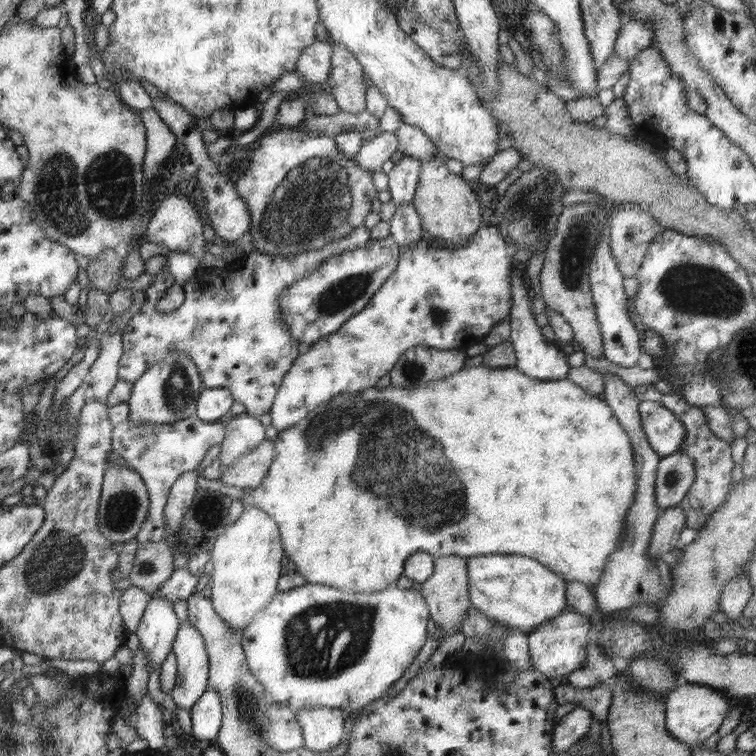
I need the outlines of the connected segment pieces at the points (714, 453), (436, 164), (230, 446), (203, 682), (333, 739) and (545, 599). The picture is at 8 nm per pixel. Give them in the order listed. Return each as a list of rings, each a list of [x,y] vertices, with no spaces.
[[[652,384],[636,386],[633,389],[641,401],[654,401],[663,403],[668,410],[673,411],[687,427],[687,436],[684,438],[680,451],[690,455],[696,467],[696,479],[691,490],[686,493],[685,500],[680,506],[685,509],[686,526],[694,530],[702,531],[706,522],[727,502],[728,493],[731,492],[730,482],[732,482],[732,468],[734,462],[730,458],[730,446],[725,440],[720,440],[718,436],[712,434],[712,430],[706,422],[704,411],[697,406],[692,406],[679,392],[674,394],[664,394],[658,392]]]
[[[432,158],[422,161],[418,186],[415,190],[413,205],[421,218],[421,226],[436,240],[444,240],[444,246],[452,249],[466,246],[471,237],[482,228],[482,212],[480,202],[468,182],[456,174],[452,174],[442,160]]]
[[[248,413],[233,416],[226,427],[227,436],[221,442],[221,452],[218,456],[221,467],[232,465],[238,457],[255,449],[266,438],[266,427],[260,423],[260,419]]]
[[[180,623],[173,643],[177,675],[172,700],[190,710],[208,688],[209,658],[202,634],[188,623]]]
[[[308,707],[296,712],[307,750],[326,752],[336,748],[344,736],[347,715],[340,709]]]
[[[498,554],[468,558],[468,562],[472,606],[502,626],[530,633],[536,626],[559,617],[565,609],[569,609],[566,601],[567,579],[536,559]]]

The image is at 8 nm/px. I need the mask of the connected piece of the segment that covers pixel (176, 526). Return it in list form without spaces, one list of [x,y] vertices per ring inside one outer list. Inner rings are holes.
[[[199,467],[180,476],[179,481],[171,487],[170,497],[167,499],[166,520],[168,536],[174,539],[174,533],[181,528],[182,518],[189,510],[190,502],[198,490]]]

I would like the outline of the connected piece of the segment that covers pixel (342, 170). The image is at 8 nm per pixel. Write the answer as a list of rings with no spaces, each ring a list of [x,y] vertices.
[[[283,128],[280,132],[266,134],[256,142],[250,153],[250,163],[237,177],[234,187],[240,197],[247,201],[250,211],[248,235],[252,238],[255,250],[264,254],[290,256],[312,249],[322,249],[332,241],[351,236],[352,232],[365,225],[370,214],[370,204],[378,196],[370,180],[370,170],[340,151],[335,138],[296,128]]]

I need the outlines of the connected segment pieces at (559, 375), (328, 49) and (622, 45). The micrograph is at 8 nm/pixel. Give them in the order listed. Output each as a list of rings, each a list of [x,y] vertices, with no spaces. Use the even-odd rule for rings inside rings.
[[[520,270],[514,273],[514,304],[512,305],[512,317],[507,323],[511,324],[511,334],[508,340],[512,341],[515,347],[515,367],[523,371],[530,378],[540,379],[541,381],[556,381],[566,379],[566,374],[570,374],[568,362],[566,362],[566,354],[558,348],[558,344],[550,344],[546,337],[542,336],[540,326],[536,324],[536,318],[532,314],[532,306],[530,306],[530,296],[528,296],[528,288],[524,284],[524,276]]]
[[[320,38],[303,50],[294,72],[304,77],[304,84],[307,86],[317,82],[324,83],[331,70],[333,50],[332,43]]]
[[[629,20],[622,24],[614,46],[615,55],[630,63],[640,52],[654,43],[655,24]]]

